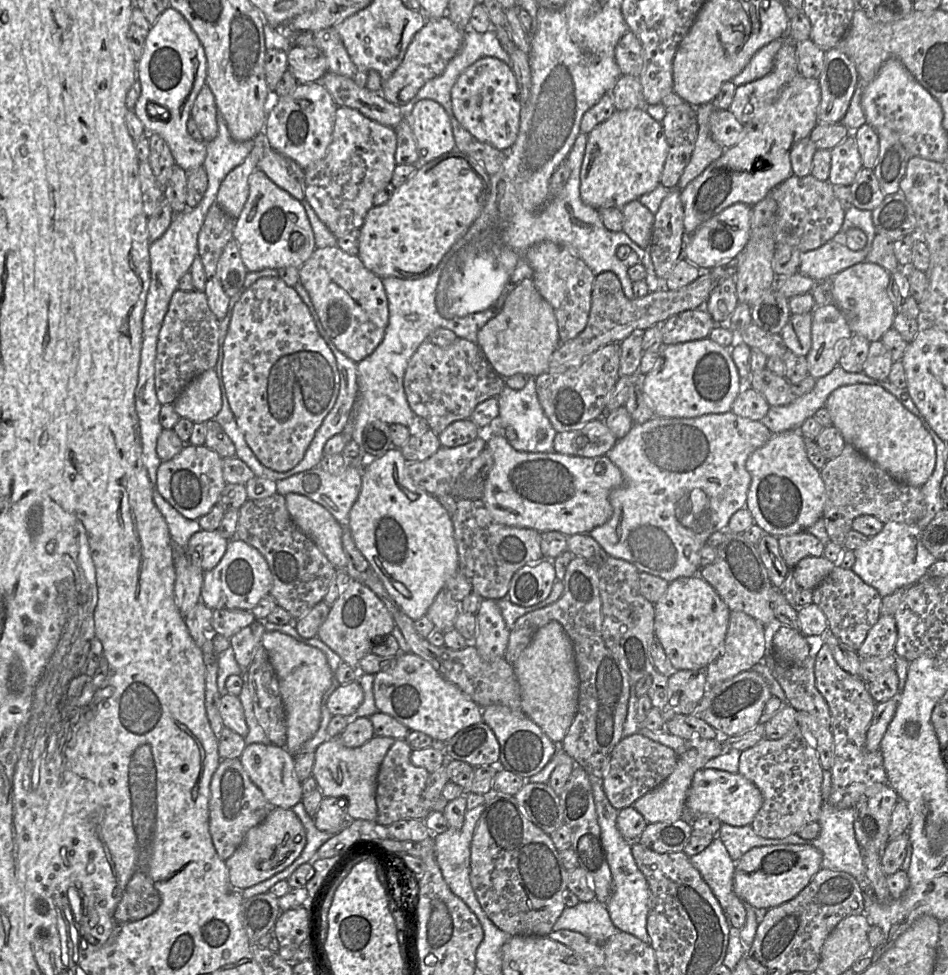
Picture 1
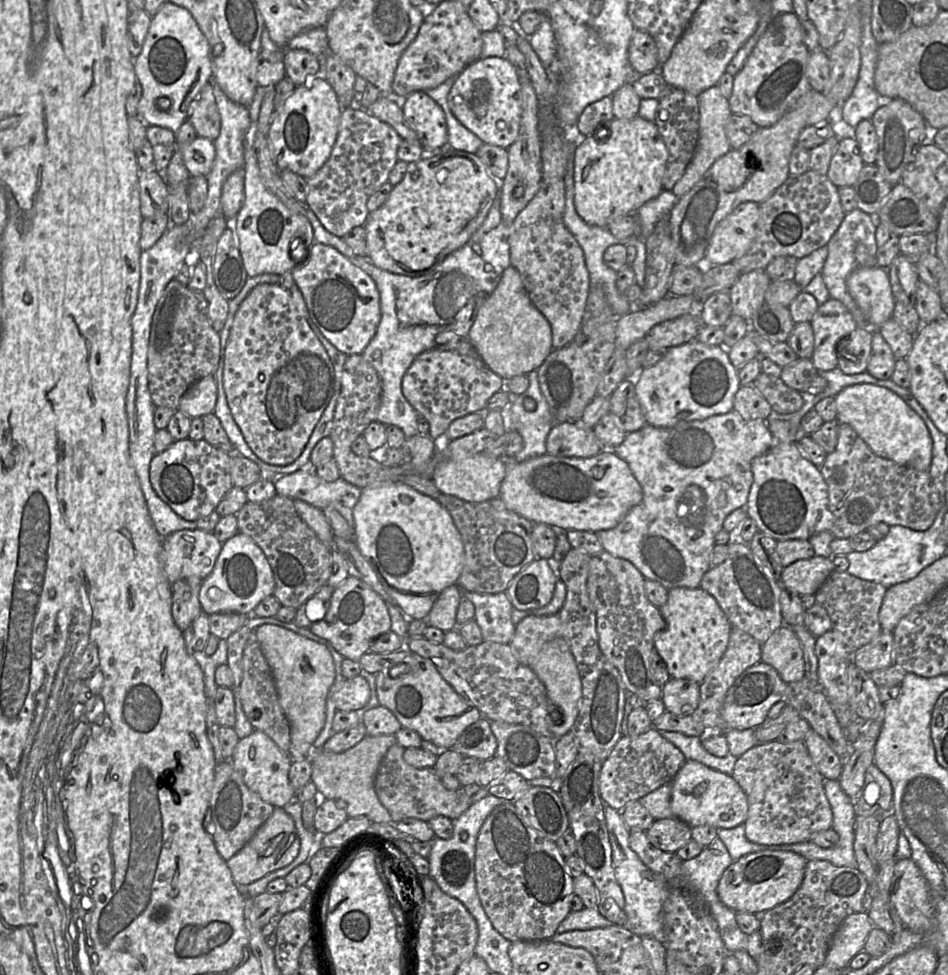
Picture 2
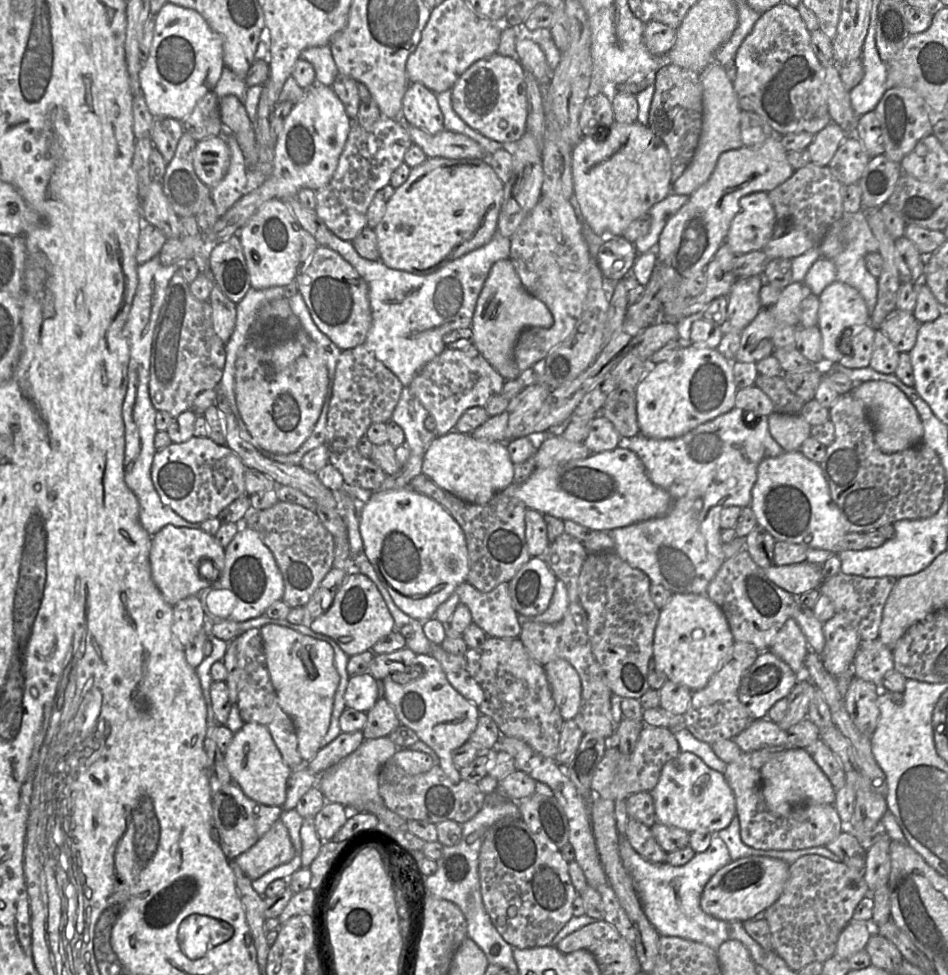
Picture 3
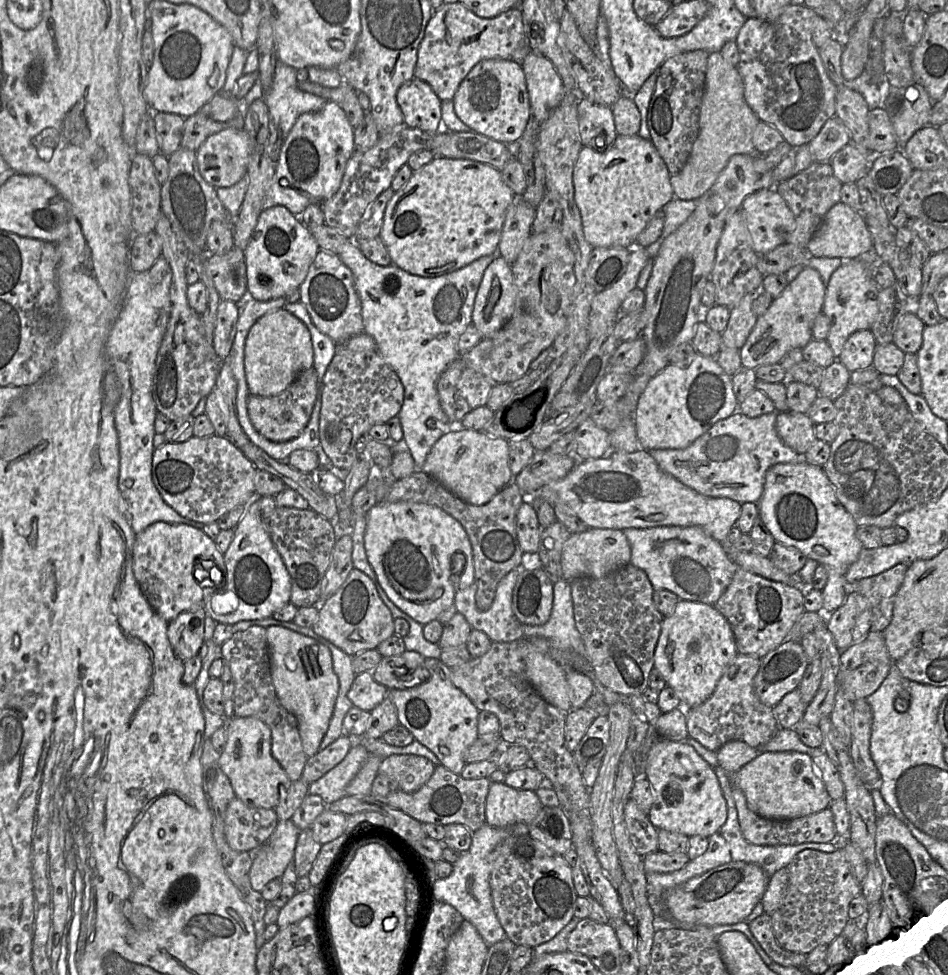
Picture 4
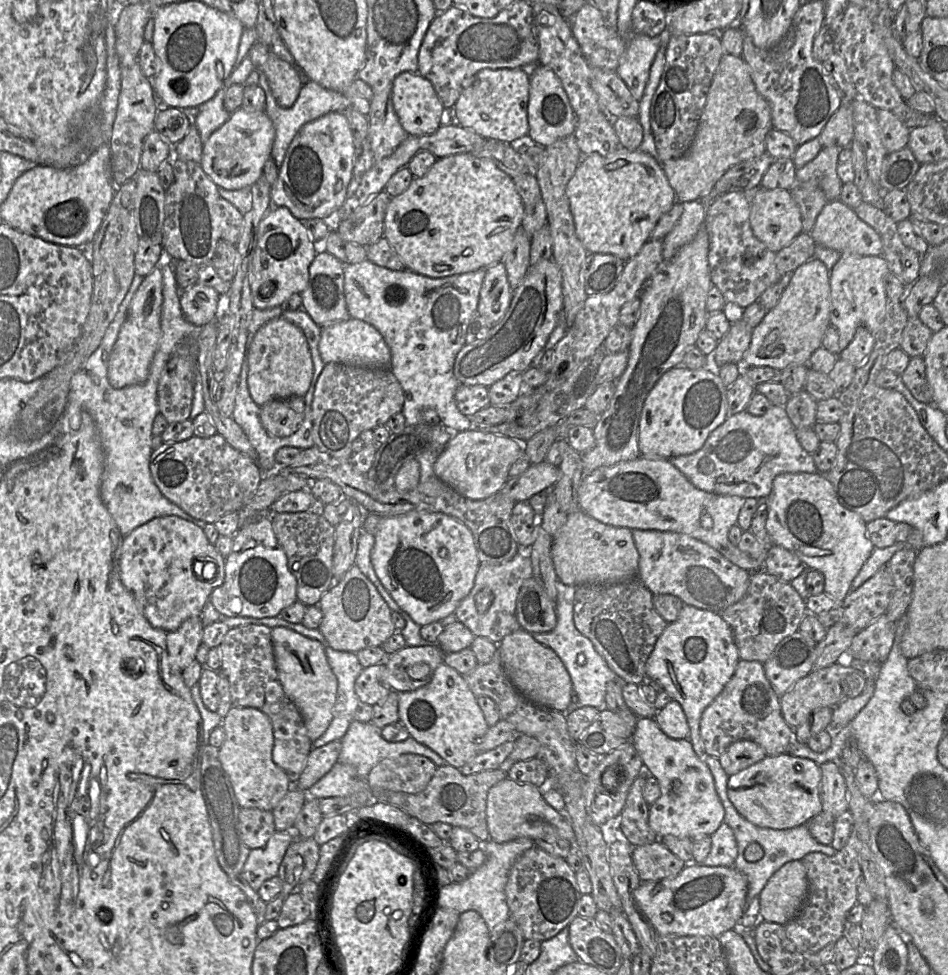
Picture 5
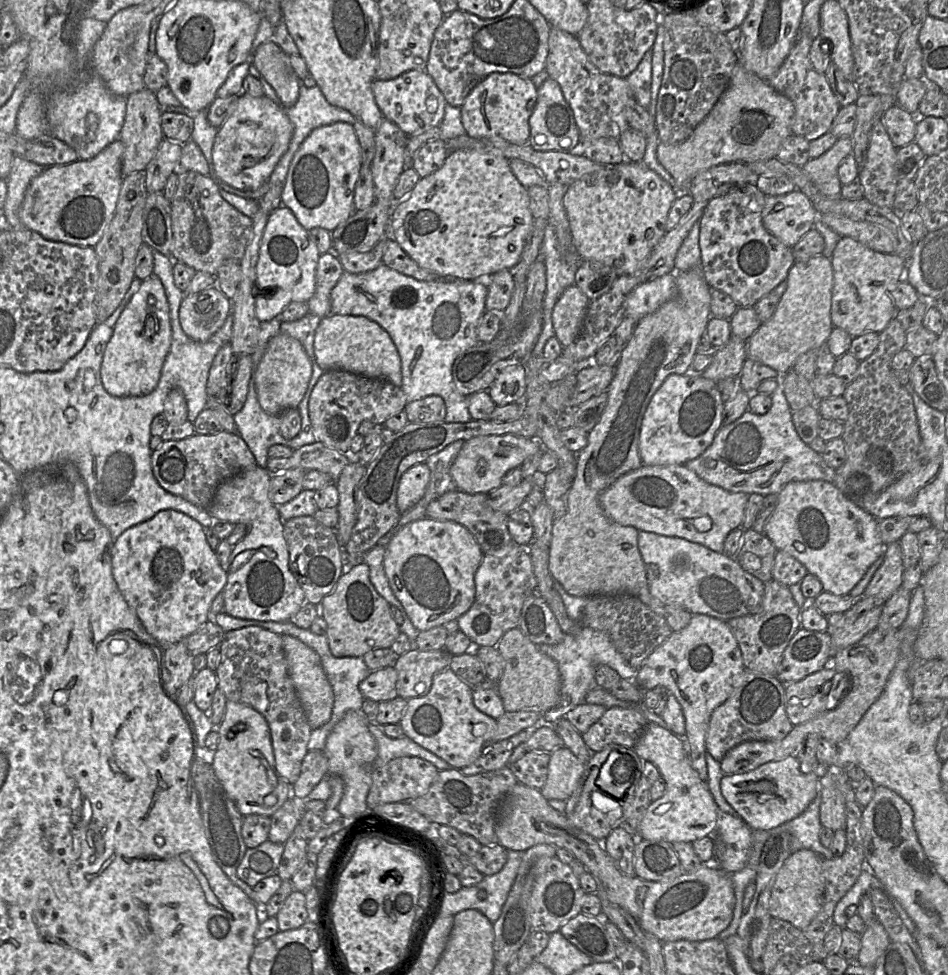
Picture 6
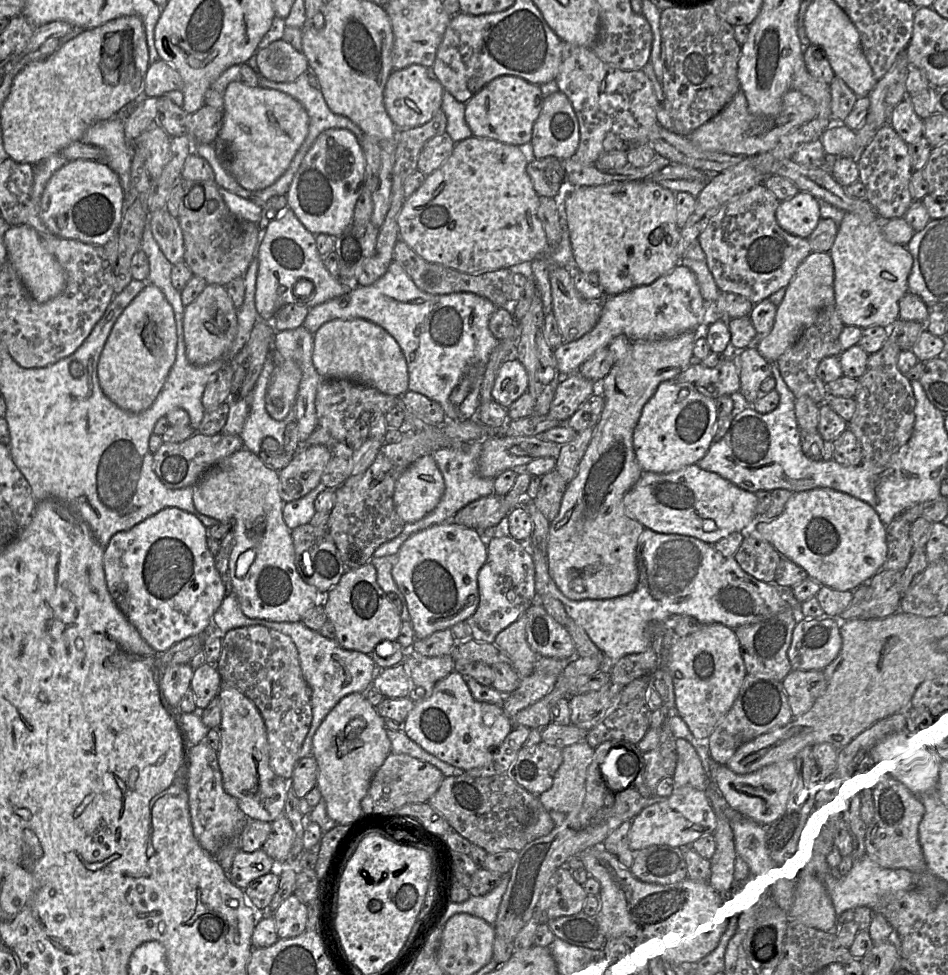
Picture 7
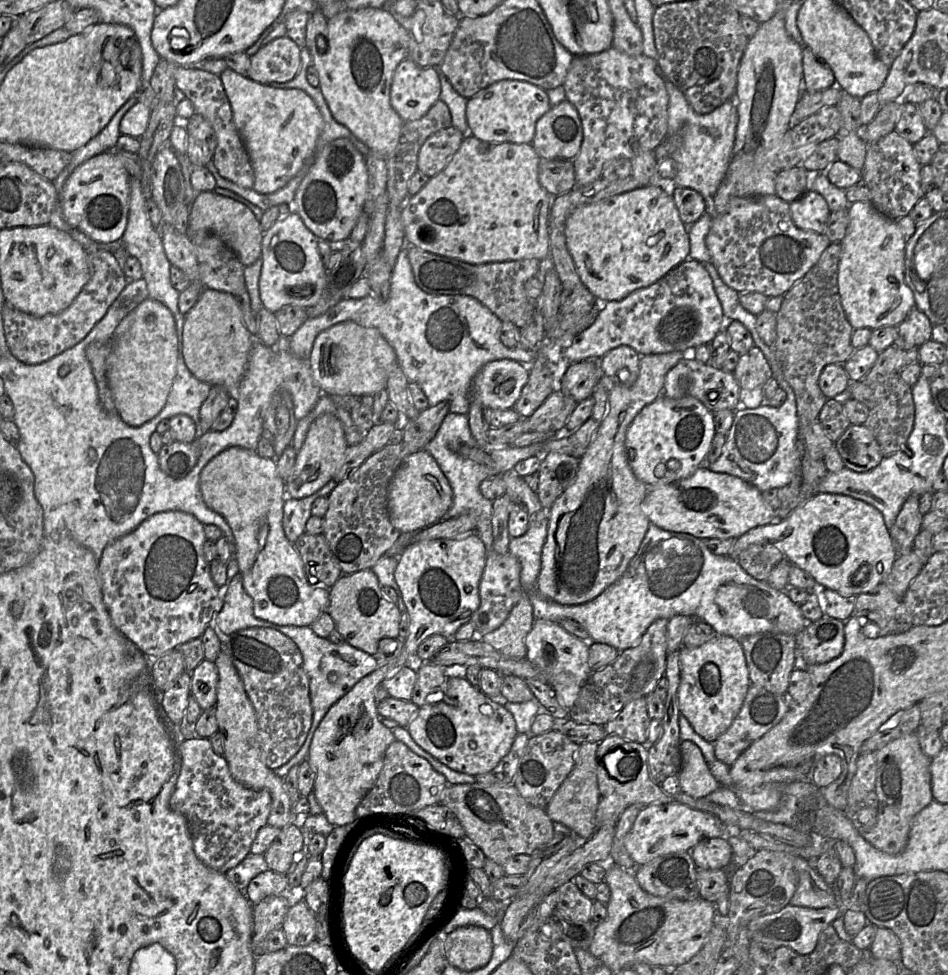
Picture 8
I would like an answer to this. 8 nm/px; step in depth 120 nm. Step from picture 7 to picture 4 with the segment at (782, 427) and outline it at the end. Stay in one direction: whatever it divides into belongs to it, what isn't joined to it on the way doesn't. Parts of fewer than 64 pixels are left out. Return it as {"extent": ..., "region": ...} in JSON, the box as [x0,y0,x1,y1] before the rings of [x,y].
{"extent":[648,409,805,504],"region":[[[738,409],[728,418],[716,422],[707,432],[685,449],[654,449],[648,452],[664,472],[675,477],[698,493],[730,498],[740,504],[758,503],[764,491],[767,470],[779,463],[805,461],[780,439],[773,411],[758,417],[748,417]]]}

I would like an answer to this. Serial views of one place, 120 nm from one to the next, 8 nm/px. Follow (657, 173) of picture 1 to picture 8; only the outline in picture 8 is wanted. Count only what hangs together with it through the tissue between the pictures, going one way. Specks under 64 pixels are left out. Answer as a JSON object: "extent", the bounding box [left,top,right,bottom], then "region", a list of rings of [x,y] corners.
{"extent":[565,183,689,303],"region":[[[670,183],[639,187],[577,207],[566,219],[565,236],[581,282],[600,303],[622,300],[635,290],[650,286],[689,258],[688,225],[680,219]]]}

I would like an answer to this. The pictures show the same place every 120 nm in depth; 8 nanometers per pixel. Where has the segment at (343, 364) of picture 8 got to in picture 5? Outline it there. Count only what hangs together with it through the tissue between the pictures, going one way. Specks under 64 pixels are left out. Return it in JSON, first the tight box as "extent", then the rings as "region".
{"extent":[319,317,390,369],"region":[[[350,317],[321,328],[319,353],[325,364],[334,362],[364,368],[390,369],[390,349],[381,333],[371,324]]]}

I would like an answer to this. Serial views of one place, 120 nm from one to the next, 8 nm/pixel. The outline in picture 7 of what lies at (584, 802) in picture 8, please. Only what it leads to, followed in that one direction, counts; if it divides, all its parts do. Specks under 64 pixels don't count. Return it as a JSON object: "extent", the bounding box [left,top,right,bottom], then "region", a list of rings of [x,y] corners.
{"extent":[539,741,595,814],"region":[[[586,741],[562,749],[563,760],[554,776],[552,787],[539,796],[548,811],[569,814],[578,809],[585,797],[587,770],[595,749]]]}

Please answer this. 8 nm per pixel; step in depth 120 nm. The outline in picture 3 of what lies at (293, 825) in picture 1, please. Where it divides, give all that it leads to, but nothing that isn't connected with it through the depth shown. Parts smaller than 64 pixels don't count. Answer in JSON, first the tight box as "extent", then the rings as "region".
{"extent":[230,820,295,881],"region":[[[278,820],[251,848],[230,861],[234,861],[253,881],[269,870],[289,862],[294,856],[295,849],[288,830]]]}

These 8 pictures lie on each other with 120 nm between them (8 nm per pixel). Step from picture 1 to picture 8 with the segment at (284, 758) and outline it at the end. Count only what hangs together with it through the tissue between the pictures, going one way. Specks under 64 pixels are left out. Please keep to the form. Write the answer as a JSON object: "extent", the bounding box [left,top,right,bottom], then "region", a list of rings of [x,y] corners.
{"extent":[214,649,301,829],"region":[[[222,649],[214,663],[218,672],[215,709],[218,731],[224,734],[223,757],[236,782],[250,789],[269,791],[272,805],[267,824],[282,829],[301,818],[296,818],[292,812],[291,803],[284,788],[283,778],[279,777],[274,770],[268,768],[261,760],[256,713],[229,654]]]}

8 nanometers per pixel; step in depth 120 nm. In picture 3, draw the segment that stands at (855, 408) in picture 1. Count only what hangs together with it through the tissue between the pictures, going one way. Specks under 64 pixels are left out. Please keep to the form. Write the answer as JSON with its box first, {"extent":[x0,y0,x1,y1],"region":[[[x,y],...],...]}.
{"extent":[850,380,923,453],"region":[[[880,380],[866,381],[850,391],[866,406],[874,427],[874,439],[885,453],[895,453],[919,445],[923,441],[923,425],[909,398],[895,385]]]}

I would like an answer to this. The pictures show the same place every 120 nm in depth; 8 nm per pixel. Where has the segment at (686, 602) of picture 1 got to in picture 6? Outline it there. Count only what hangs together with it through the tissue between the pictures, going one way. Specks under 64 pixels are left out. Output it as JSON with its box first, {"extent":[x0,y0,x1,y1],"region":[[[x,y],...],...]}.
{"extent":[634,614,744,782],"region":[[[694,614],[687,627],[673,632],[660,646],[658,646],[637,670],[634,682],[642,690],[653,690],[656,686],[663,686],[671,692],[682,707],[685,717],[686,734],[682,737],[688,748],[692,767],[704,782],[708,781],[706,764],[706,735],[713,711],[724,703],[738,686],[738,680],[744,671],[741,649],[728,623],[709,615]]]}

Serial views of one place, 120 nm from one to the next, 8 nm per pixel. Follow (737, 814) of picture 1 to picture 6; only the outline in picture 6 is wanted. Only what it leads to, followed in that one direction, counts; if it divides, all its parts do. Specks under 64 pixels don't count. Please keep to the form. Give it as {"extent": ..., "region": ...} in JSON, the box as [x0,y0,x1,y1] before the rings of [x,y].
{"extent":[634,722,718,842],"region":[[[649,722],[634,746],[643,761],[652,762],[666,782],[664,795],[652,801],[638,826],[637,839],[690,842],[712,836],[718,820],[718,806],[709,790],[708,783],[700,779],[692,767],[685,740],[655,723]]]}

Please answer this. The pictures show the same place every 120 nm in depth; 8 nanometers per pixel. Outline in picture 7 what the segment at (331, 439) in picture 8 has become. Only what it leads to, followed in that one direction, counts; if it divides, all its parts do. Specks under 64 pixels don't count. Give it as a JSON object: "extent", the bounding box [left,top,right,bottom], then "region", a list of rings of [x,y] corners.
{"extent":[279,445,333,502],"region":[[[312,445],[295,453],[291,462],[279,471],[279,495],[284,502],[298,500],[321,483],[324,468],[333,457],[324,445]]]}

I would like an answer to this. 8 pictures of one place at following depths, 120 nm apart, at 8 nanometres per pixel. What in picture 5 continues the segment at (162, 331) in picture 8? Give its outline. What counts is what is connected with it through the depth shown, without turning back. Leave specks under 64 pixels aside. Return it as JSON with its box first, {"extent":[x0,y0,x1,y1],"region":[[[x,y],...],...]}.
{"extent":[107,267,163,388],"region":[[[159,267],[144,277],[129,305],[127,316],[123,322],[117,340],[111,351],[107,375],[113,388],[141,384],[149,375],[152,359],[161,338],[161,307],[163,302],[163,275]]]}

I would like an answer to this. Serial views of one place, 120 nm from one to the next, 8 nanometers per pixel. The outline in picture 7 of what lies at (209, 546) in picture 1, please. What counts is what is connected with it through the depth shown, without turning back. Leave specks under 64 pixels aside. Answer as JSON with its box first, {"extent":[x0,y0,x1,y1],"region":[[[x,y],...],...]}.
{"extent":[103,507,225,654],"region":[[[169,507],[128,531],[117,532],[104,549],[103,567],[111,597],[145,642],[158,654],[184,639],[205,635],[225,597],[223,576],[217,571],[215,556],[206,544],[207,530],[195,515],[177,507]]]}

